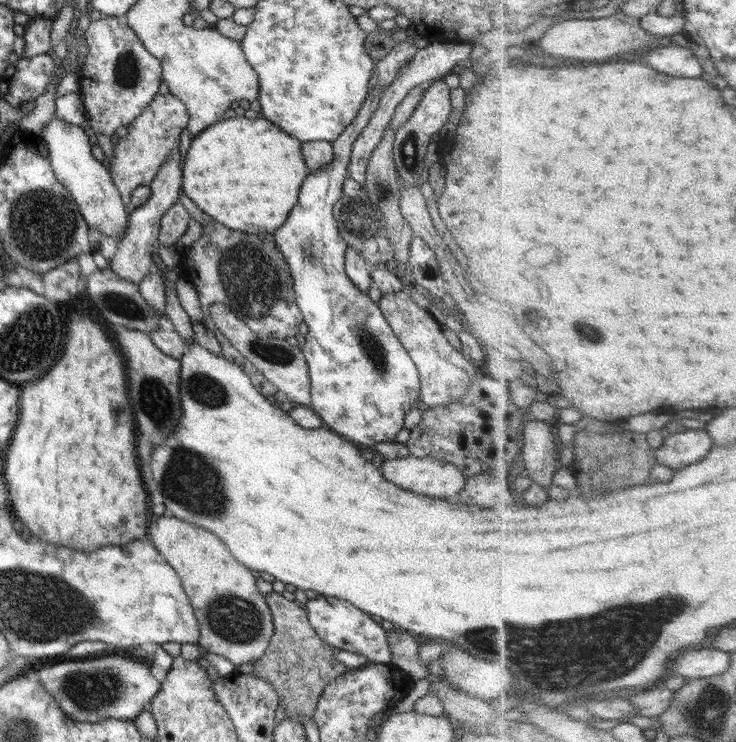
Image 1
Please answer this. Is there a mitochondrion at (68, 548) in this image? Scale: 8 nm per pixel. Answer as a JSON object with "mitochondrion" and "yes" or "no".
{"mitochondrion":"no"}

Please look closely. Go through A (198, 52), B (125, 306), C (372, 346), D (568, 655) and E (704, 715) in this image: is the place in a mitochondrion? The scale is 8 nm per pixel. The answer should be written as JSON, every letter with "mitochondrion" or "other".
{"A":"other","B":"mitochondrion","C":"mitochondrion","D":"mitochondrion","E":"mitochondrion"}

